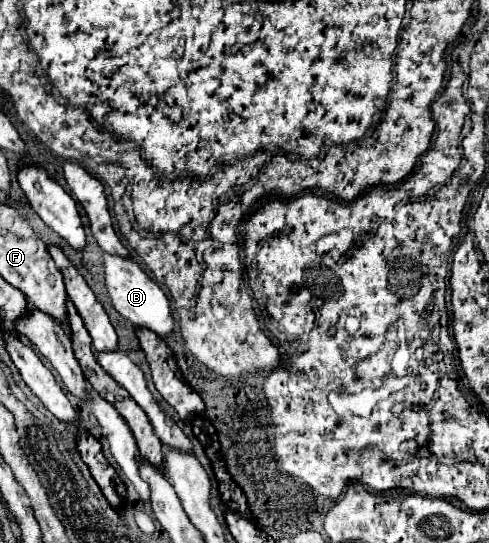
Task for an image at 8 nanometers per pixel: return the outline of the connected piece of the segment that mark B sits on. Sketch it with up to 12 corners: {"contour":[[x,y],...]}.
{"contour":[[104,254],[112,306],[160,338],[168,296],[134,260]]}

